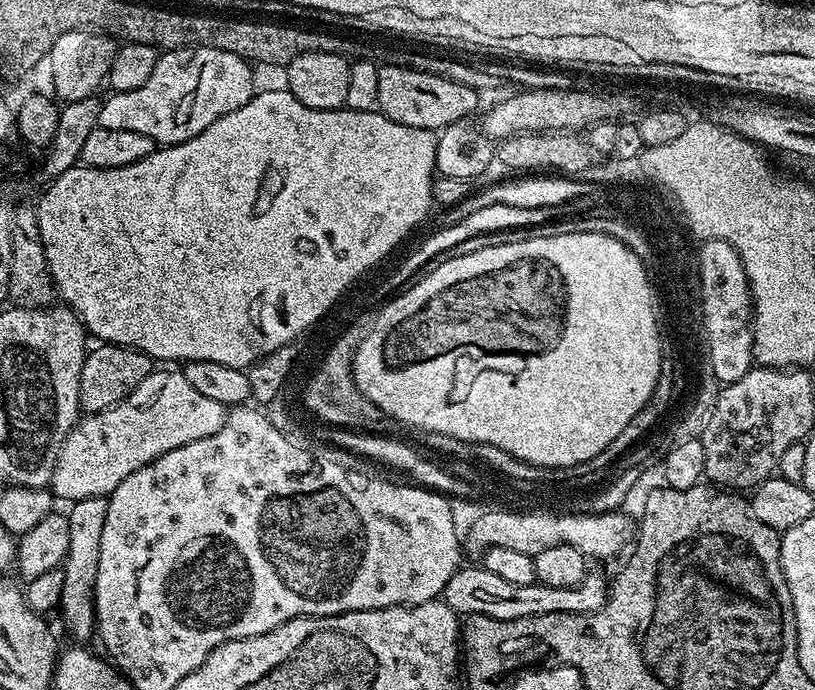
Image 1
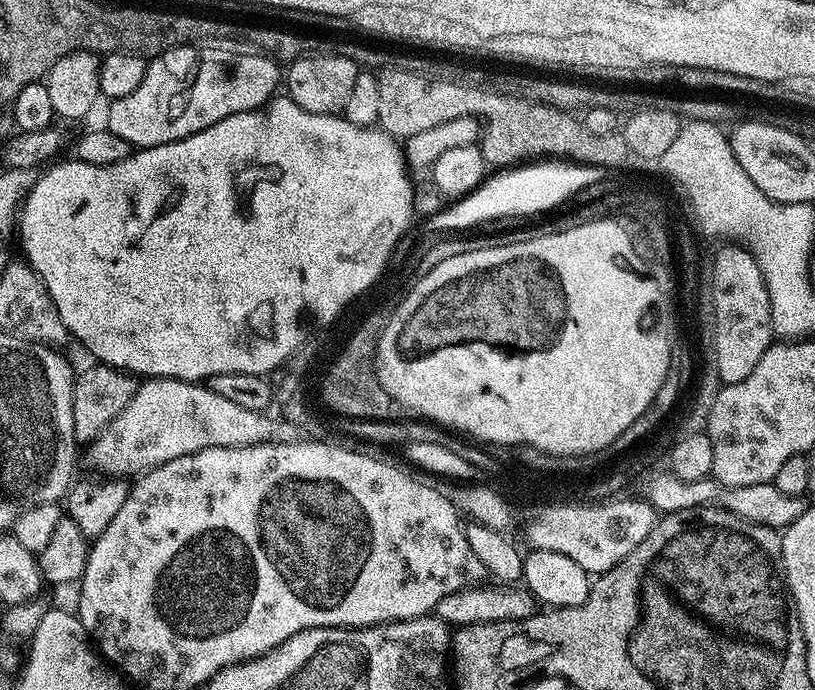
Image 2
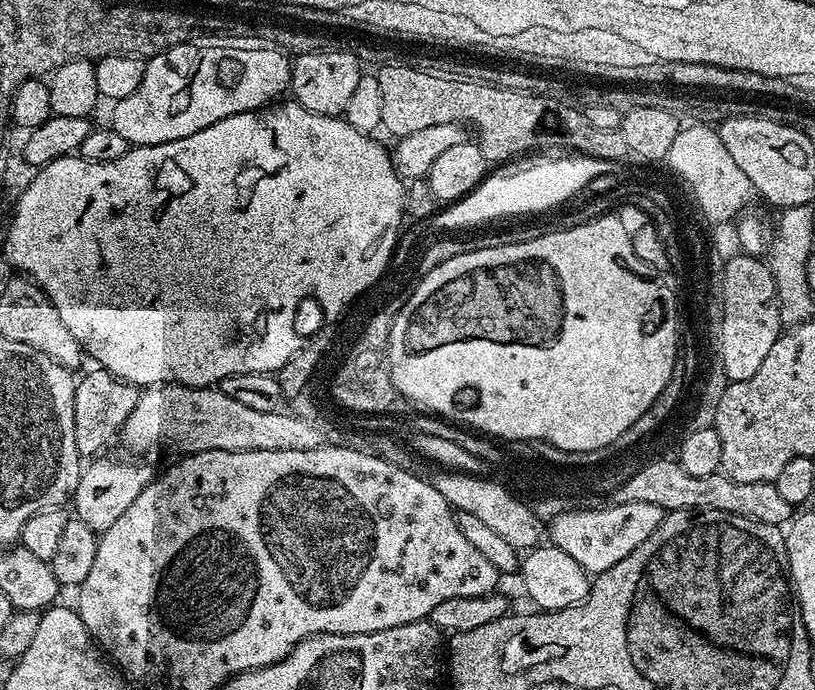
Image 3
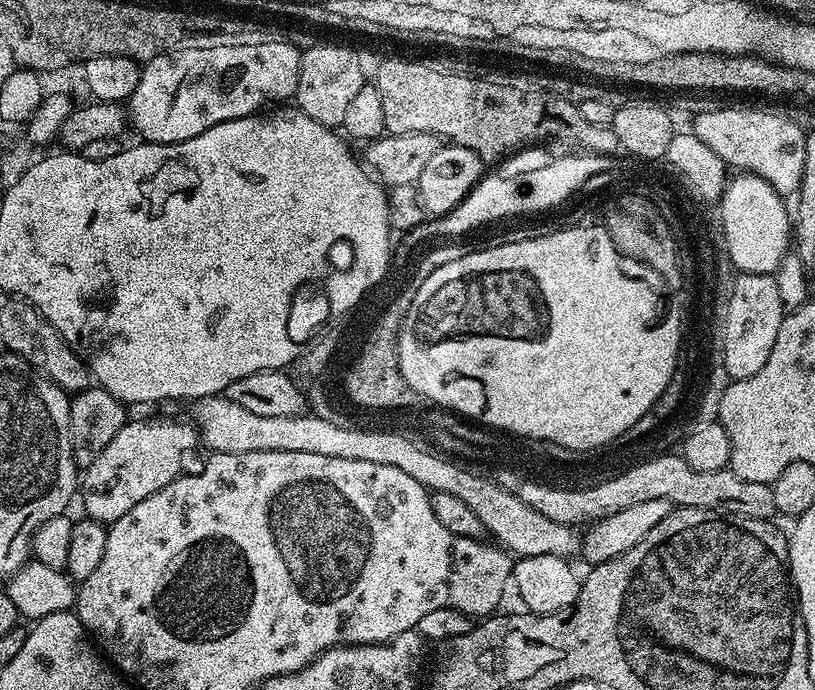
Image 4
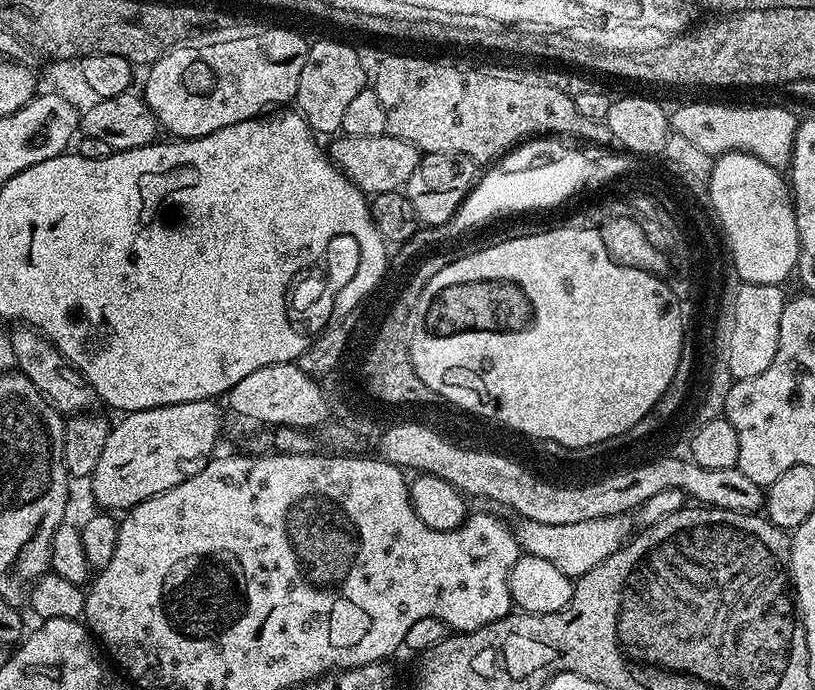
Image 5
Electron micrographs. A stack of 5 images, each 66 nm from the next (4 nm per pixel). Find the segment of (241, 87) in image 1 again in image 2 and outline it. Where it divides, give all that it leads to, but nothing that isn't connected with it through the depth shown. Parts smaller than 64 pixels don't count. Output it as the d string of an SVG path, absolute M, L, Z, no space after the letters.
M195 46L171 48L153 55L148 60L146 78L142 78L138 90L126 94L126 98L118 98L107 105L106 127L109 132L118 134L118 138L126 138L128 144L137 149L153 148L159 144L184 140L188 136L206 130L206 126L214 126L214 122L222 118L264 107L273 99L275 92L272 91L275 90L279 80L281 83L282 72L277 61L266 56L236 54L222 49Z

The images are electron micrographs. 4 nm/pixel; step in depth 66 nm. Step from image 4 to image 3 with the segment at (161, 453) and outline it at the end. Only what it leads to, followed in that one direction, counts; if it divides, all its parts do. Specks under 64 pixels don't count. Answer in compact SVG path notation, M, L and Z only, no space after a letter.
M96 458L83 465L78 486L70 497L71 511L75 519L86 522L90 530L97 534L110 530L118 518L122 518L124 511L138 498L138 494L154 479L154 471L148 464L139 464L139 459L132 458L127 464L124 460L104 460Z

